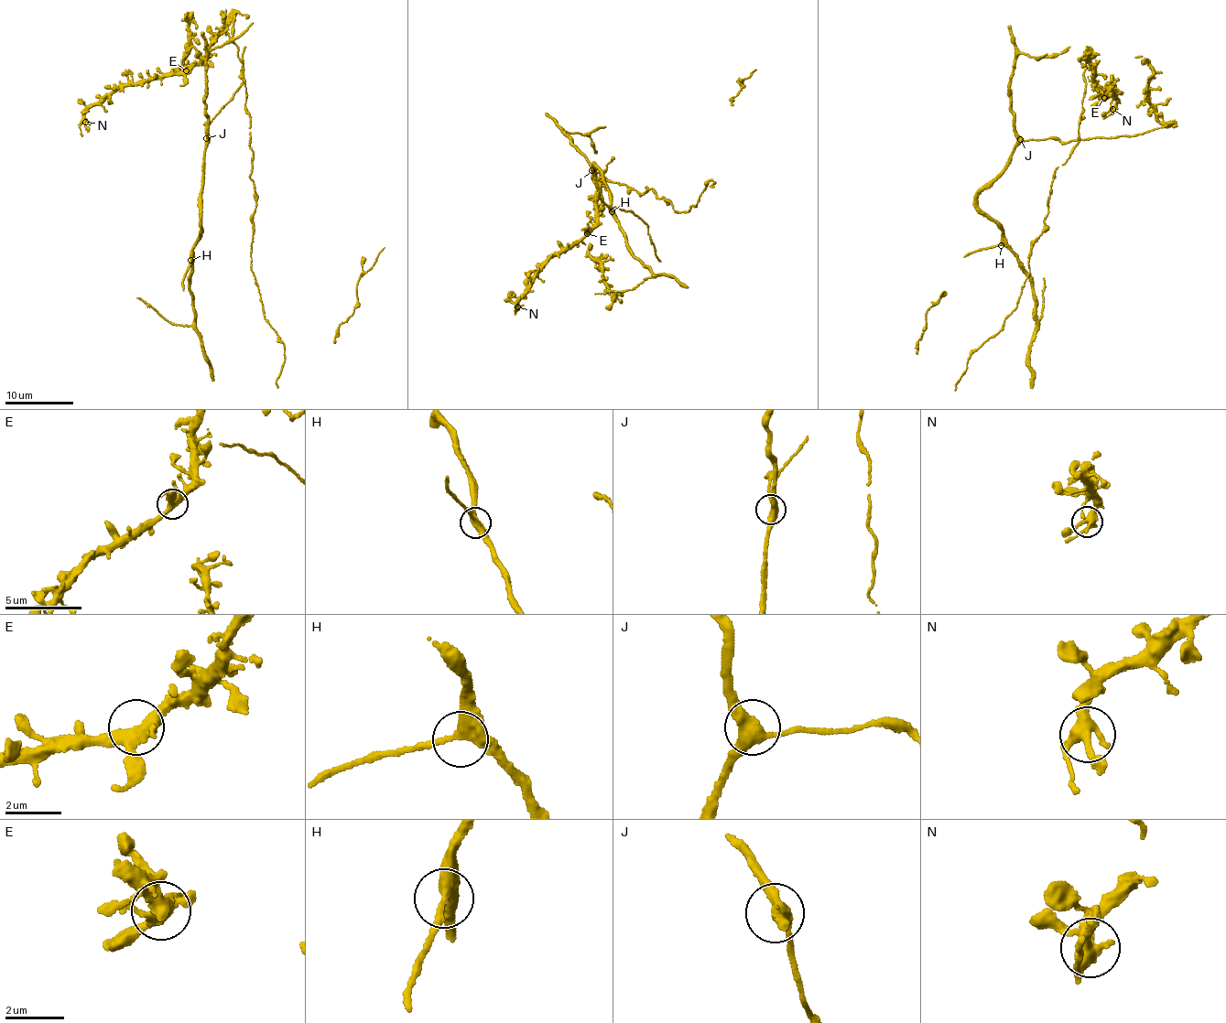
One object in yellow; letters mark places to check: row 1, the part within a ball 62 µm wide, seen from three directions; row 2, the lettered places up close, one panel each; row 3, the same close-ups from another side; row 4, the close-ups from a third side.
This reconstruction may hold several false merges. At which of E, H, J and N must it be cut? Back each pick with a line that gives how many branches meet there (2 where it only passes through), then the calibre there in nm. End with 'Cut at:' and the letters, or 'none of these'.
Cut at: none of these

